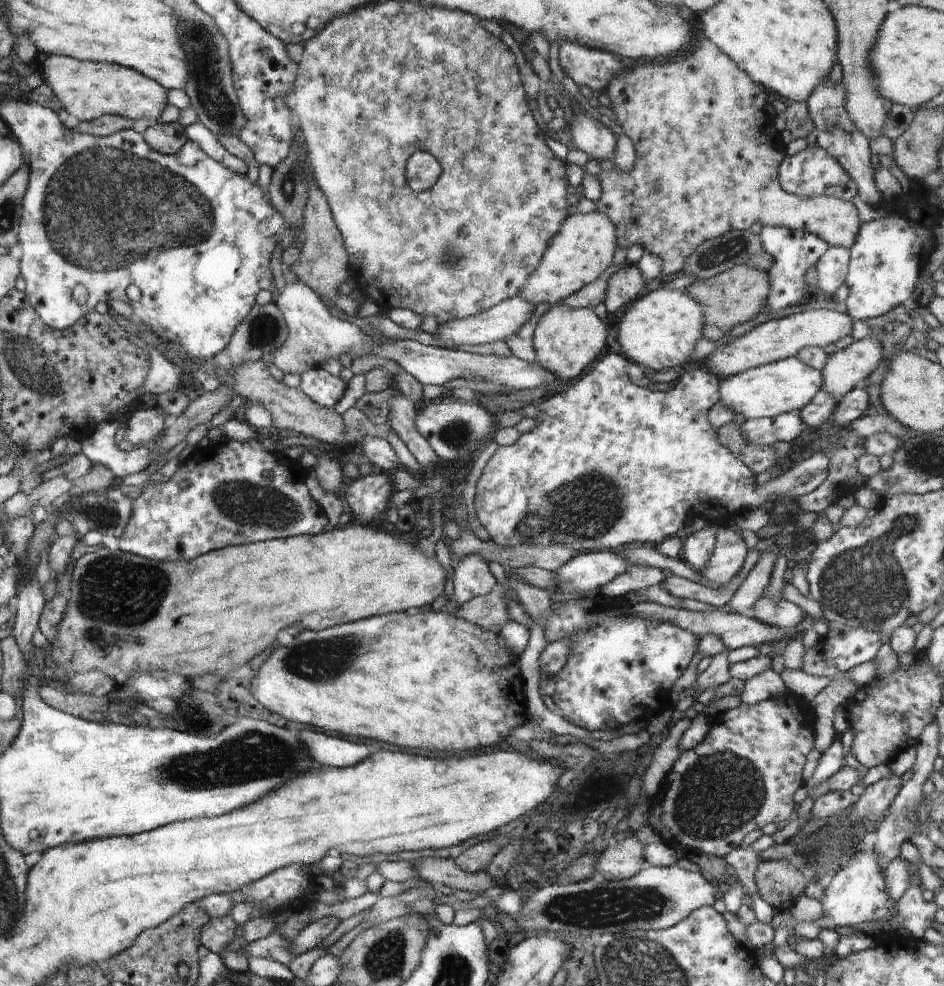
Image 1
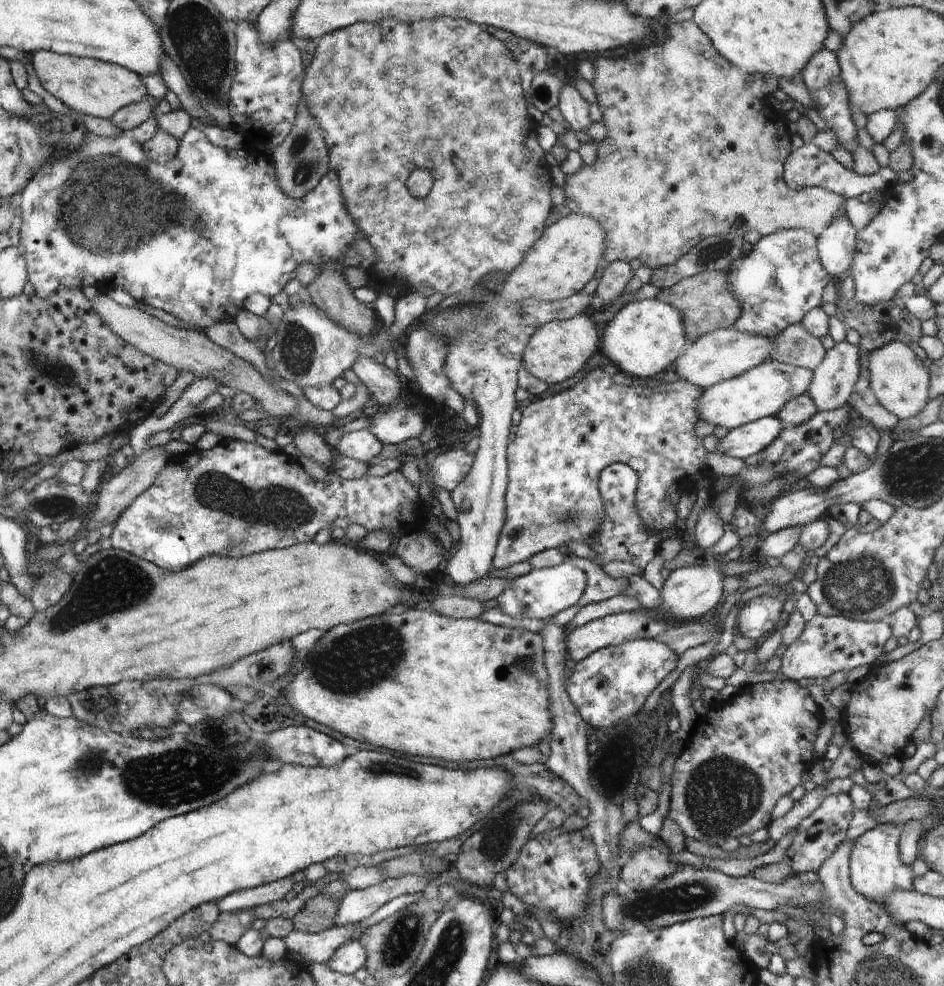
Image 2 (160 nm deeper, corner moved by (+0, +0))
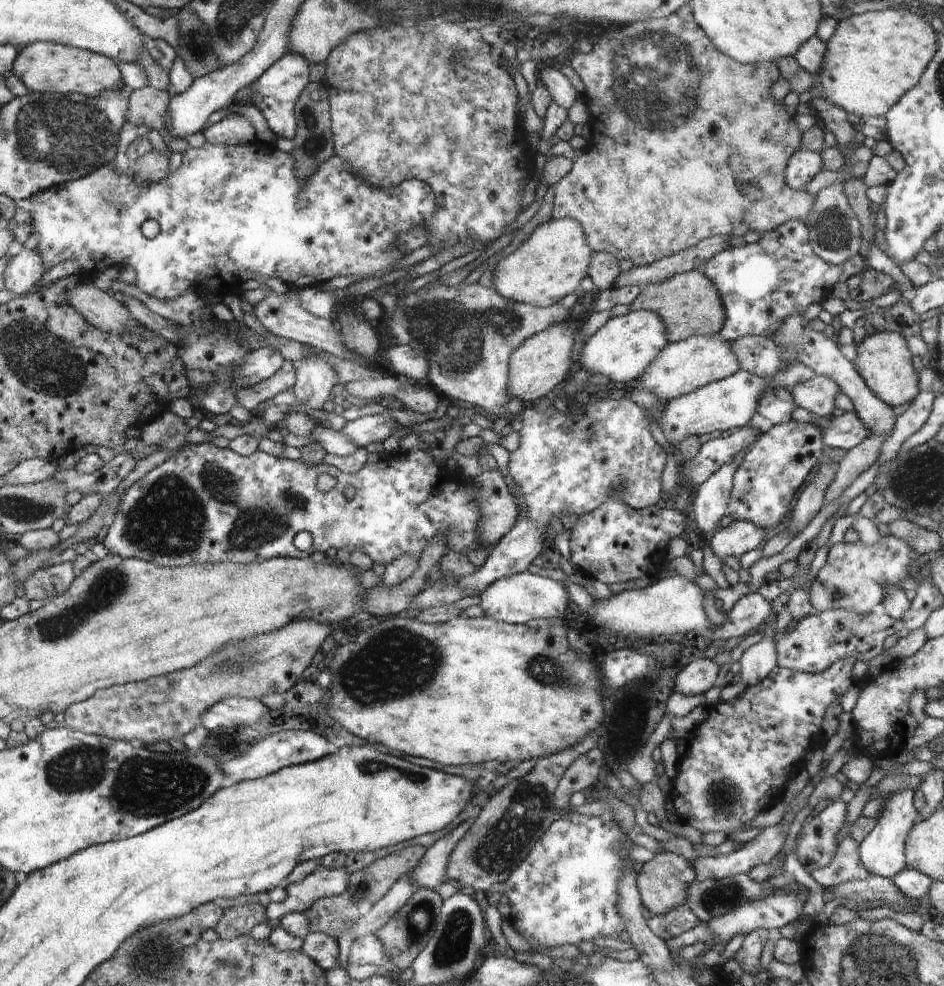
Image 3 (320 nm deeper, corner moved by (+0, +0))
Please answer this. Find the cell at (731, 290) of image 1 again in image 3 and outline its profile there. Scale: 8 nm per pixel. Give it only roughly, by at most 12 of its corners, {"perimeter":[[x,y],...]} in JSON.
{"perimeter":[[699,269],[645,285],[630,311],[655,312],[668,343],[718,336],[725,312]]}

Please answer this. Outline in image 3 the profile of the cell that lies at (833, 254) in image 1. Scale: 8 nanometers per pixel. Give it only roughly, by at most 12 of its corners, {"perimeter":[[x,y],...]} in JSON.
{"perimeter":[[843,186],[815,194],[812,250],[838,266],[858,255],[861,224]]}

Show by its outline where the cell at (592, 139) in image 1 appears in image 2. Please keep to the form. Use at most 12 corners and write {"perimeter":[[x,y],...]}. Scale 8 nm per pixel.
{"perimeter":[[576,87],[559,92],[560,112],[573,132],[592,124],[589,104]]}

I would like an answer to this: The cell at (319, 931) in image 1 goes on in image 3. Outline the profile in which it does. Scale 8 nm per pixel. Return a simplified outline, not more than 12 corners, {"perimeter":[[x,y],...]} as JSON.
{"perimeter":[[475,818],[456,824],[428,847],[406,877],[417,888],[446,881],[451,852]]}

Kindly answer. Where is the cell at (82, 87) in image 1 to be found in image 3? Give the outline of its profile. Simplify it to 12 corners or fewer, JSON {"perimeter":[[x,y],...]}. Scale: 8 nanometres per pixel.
{"perimeter":[[35,41],[12,65],[30,92],[126,89],[115,60]]}

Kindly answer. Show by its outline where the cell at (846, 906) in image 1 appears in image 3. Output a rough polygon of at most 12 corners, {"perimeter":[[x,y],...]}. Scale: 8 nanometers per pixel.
{"perimeter":[[914,791],[884,797],[858,852],[871,875],[908,867],[905,838],[918,818]]}

